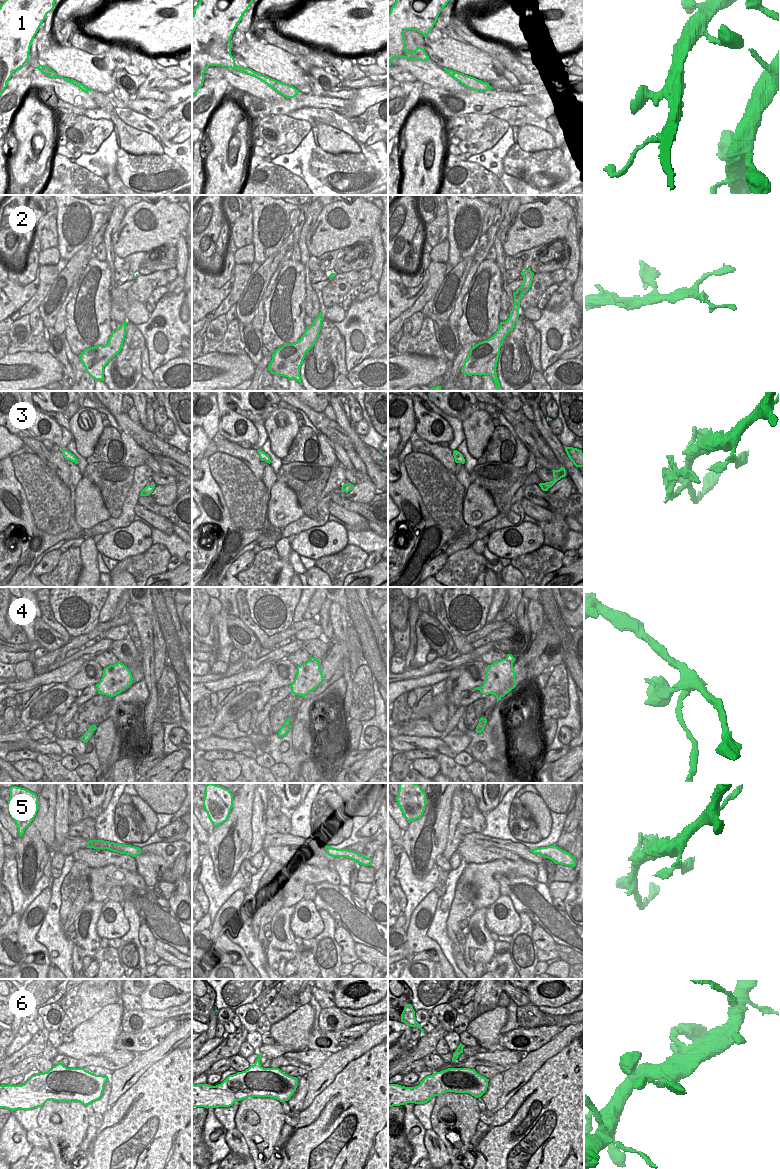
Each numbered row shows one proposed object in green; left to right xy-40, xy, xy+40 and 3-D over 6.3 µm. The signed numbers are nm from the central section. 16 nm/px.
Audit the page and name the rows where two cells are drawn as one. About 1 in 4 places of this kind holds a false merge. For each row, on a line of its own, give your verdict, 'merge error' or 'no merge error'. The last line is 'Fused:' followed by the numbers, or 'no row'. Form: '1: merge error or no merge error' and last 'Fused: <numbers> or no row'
1: no merge error
2: no merge error
3: merge error
4: merge error
5: no merge error
6: no merge error
Fused: 3, 4

